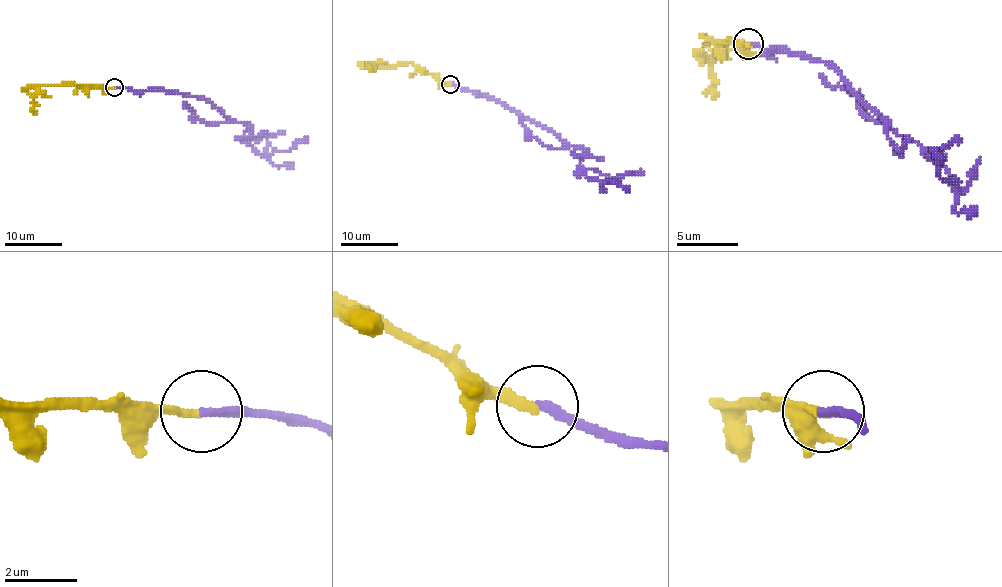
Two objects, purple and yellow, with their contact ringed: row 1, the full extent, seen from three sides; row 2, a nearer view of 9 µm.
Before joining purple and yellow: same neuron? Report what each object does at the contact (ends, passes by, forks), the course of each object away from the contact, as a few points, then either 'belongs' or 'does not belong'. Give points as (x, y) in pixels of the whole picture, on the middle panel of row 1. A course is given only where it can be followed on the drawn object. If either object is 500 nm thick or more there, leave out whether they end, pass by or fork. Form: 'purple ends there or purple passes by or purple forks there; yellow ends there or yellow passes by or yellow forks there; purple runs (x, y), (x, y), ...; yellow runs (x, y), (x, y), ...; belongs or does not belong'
purple ends there; yellow ends there; purple runs (449, 84), (503, 102), (584, 151), (581, 168), (589, 178), (607, 183), (644, 171); yellow runs (449, 84), (441, 83), (410, 63), (361, 66), (386, 63); does not belong

